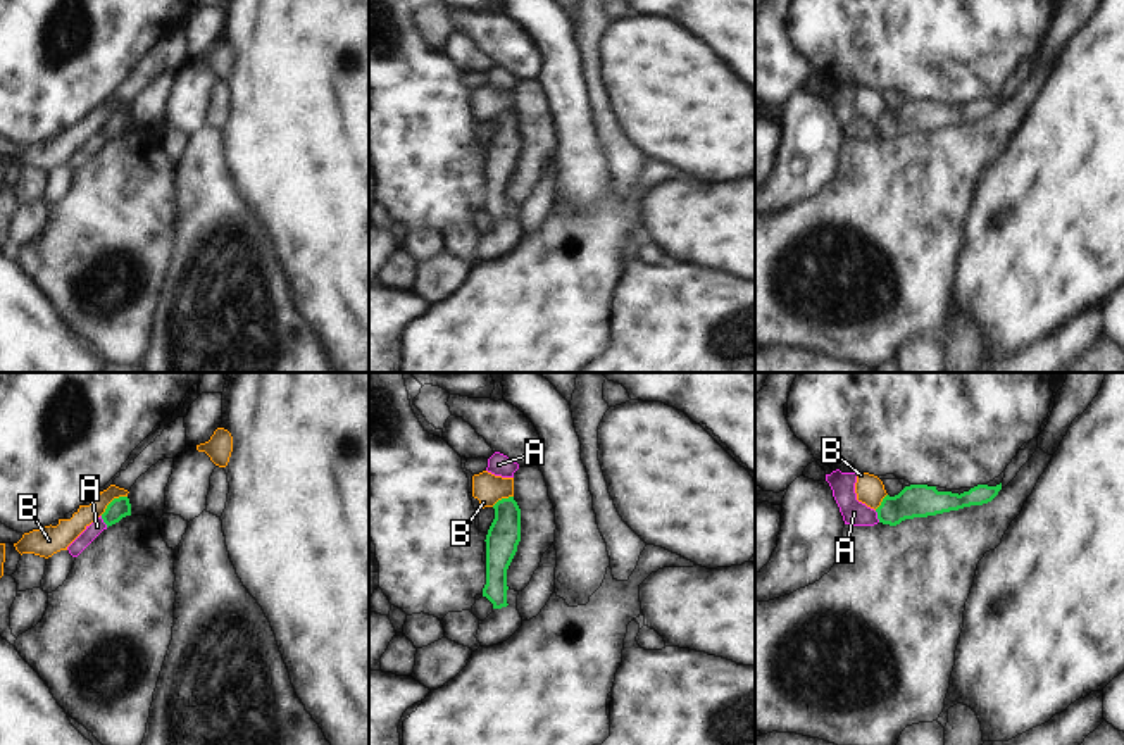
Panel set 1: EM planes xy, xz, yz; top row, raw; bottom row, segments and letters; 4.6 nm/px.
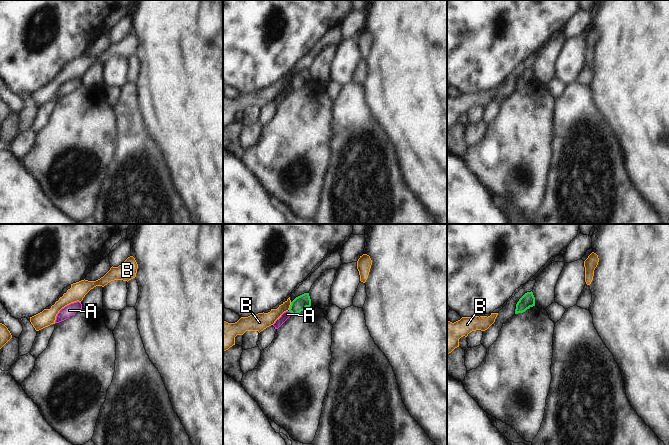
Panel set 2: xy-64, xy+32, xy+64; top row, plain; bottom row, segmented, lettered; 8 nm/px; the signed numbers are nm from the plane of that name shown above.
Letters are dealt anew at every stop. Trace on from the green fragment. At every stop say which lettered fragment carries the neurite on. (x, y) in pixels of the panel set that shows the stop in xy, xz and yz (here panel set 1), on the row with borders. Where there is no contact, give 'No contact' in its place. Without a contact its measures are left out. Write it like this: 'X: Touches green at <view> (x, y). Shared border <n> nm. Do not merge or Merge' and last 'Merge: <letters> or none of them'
A: Touches green at xy (104, 521). Shared border 70 nm. Do not merge
B: Touches green at xy (112, 500). Shared border 160 nm. Do not merge
Merge: none of them

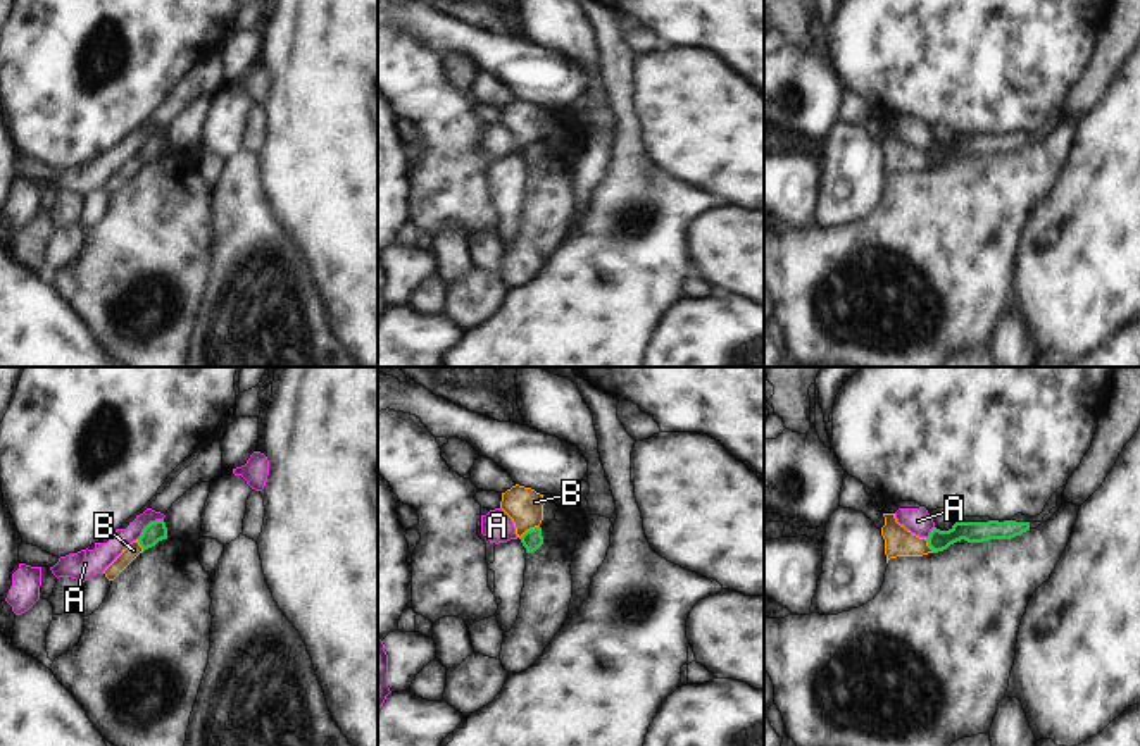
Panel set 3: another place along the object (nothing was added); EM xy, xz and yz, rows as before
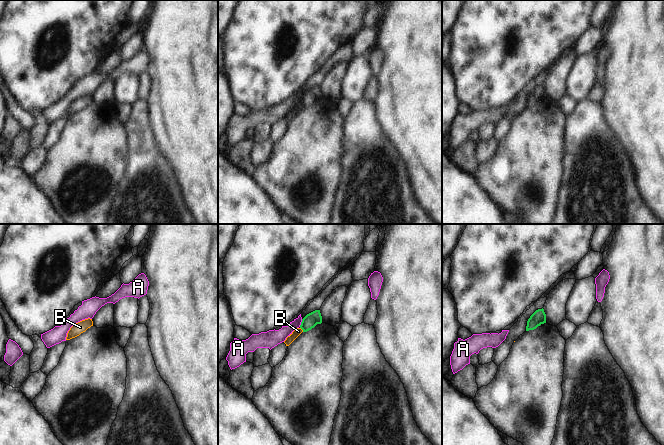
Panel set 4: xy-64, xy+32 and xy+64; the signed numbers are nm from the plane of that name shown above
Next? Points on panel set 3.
A: Touches green at xy (149, 524). Shared border 160 nm. Do not merge
B: Touches green at xz (530, 529). Shared border 120 nm. Do not merge
Merge: none of them

